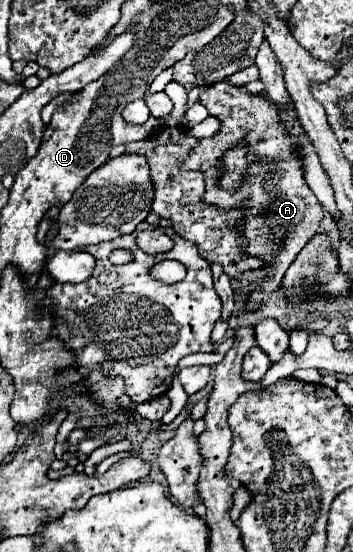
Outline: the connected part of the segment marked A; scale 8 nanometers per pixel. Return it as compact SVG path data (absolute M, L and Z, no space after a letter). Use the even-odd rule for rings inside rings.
M217 82L207 86L199 94L199 102L209 110L211 116L221 120L221 128L213 138L203 138L197 142L197 146L191 150L189 160L183 162L183 168L205 172L207 192L203 200L207 204L217 204L221 208L233 208L241 202L247 204L243 222L243 246L247 254L265 260L265 268L259 274L263 280L255 288L251 302L245 306L247 310L253 310L257 304L267 300L267 294L271 290L279 286L293 258L315 234L319 220L323 218L323 208L321 204L317 204L317 198L305 184L301 162L293 152L293 142L287 138L285 128L281 128L277 108L273 108L273 104L269 104L263 94L253 96L239 86ZM239 138L245 138L251 144L251 152L257 156L257 162L253 164L257 166L257 174L247 174L243 186L237 192L223 192L217 188L217 178L221 174L217 170L217 162L225 154L225 150L237 144Z

